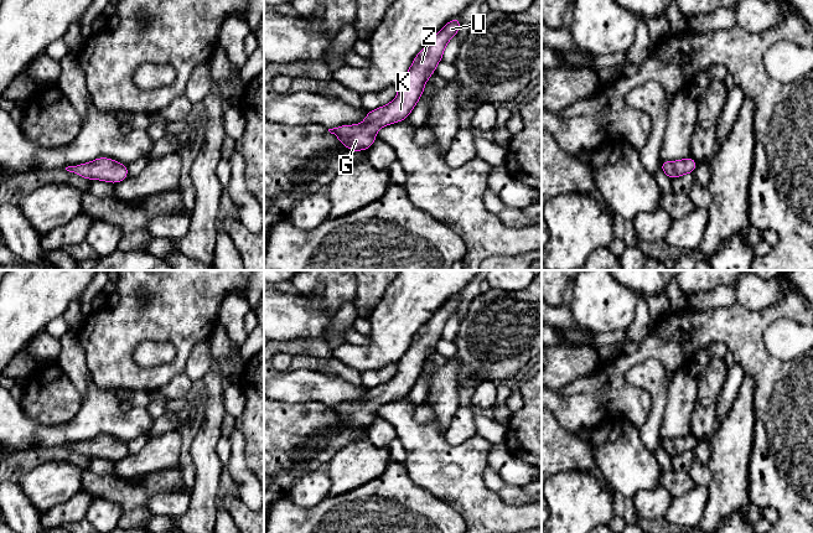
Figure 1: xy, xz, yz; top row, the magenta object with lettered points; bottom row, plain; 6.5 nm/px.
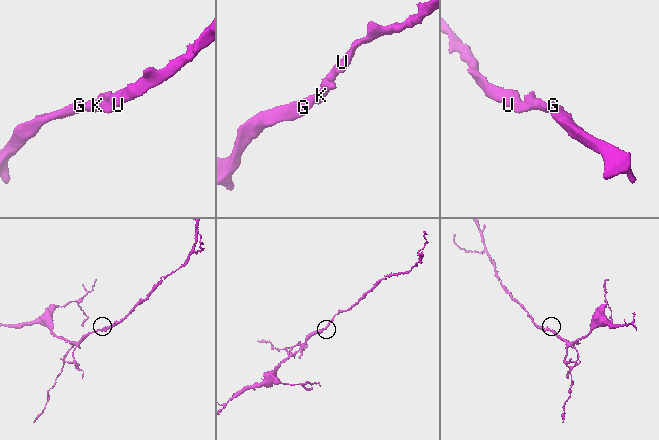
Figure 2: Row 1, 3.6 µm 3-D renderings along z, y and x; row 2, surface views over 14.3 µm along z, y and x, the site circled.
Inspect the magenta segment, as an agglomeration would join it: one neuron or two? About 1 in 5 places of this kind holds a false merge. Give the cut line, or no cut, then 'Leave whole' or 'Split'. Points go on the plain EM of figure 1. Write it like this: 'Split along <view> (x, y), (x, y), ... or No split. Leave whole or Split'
No split. Leave whole

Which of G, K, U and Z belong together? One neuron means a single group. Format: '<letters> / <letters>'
G K U Z

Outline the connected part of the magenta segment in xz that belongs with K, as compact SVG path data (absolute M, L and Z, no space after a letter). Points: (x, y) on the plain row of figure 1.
M460 294L444 302L430 320L416 332L406 352L399 358L393 379L367 390L362 402L328 407L352 429L368 428L376 419L379 405L403 399L423 373L424 364L440 338L447 320L457 312Z

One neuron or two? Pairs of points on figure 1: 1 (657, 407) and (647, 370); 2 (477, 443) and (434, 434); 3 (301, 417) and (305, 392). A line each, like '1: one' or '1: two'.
1: one
2: one
3: two

